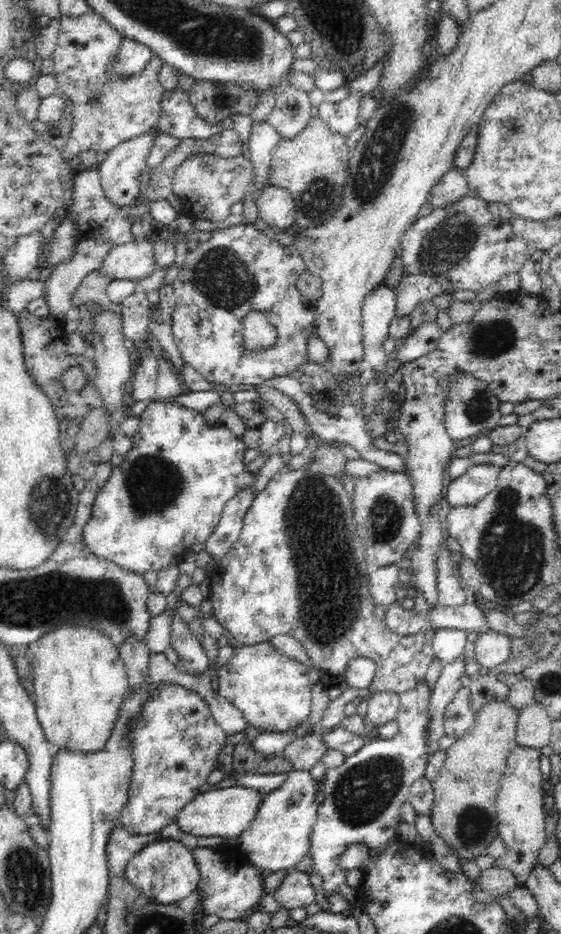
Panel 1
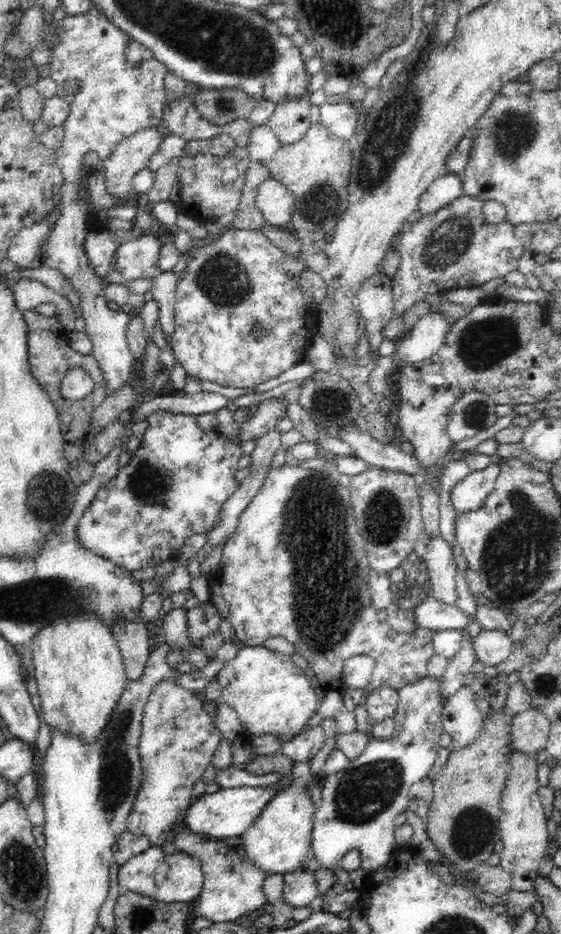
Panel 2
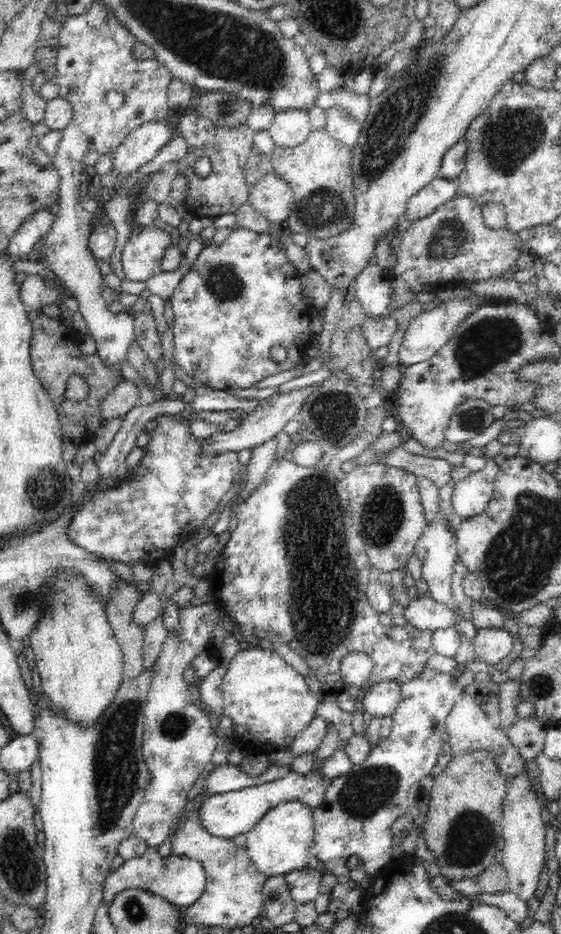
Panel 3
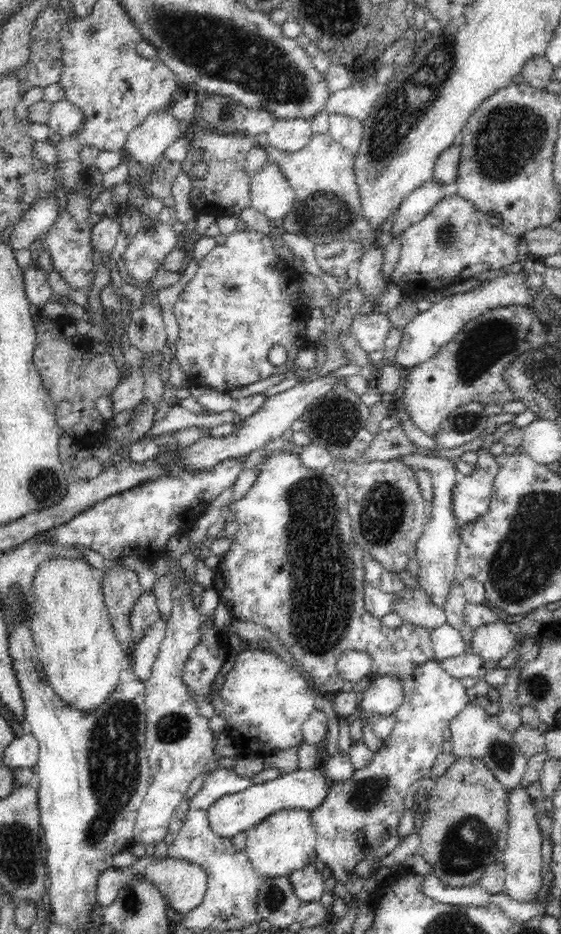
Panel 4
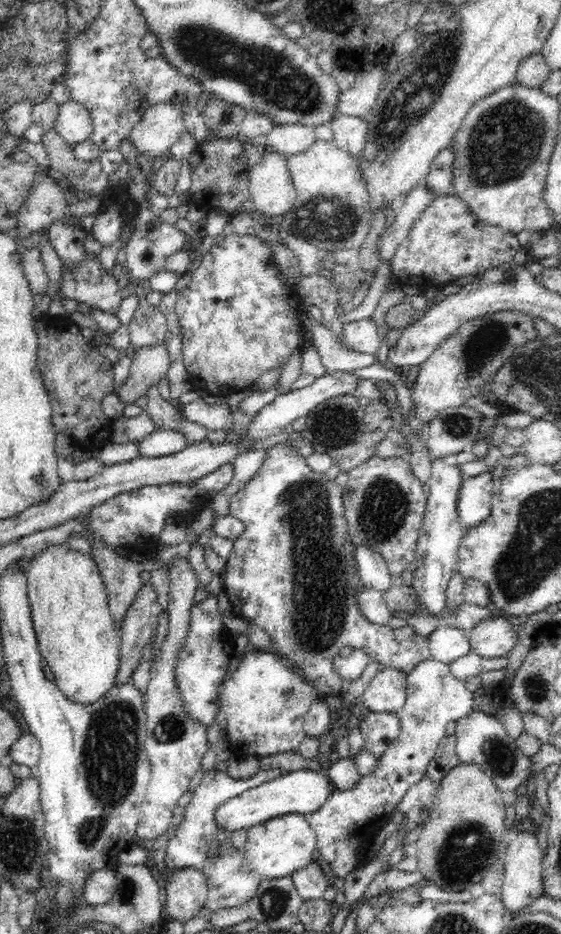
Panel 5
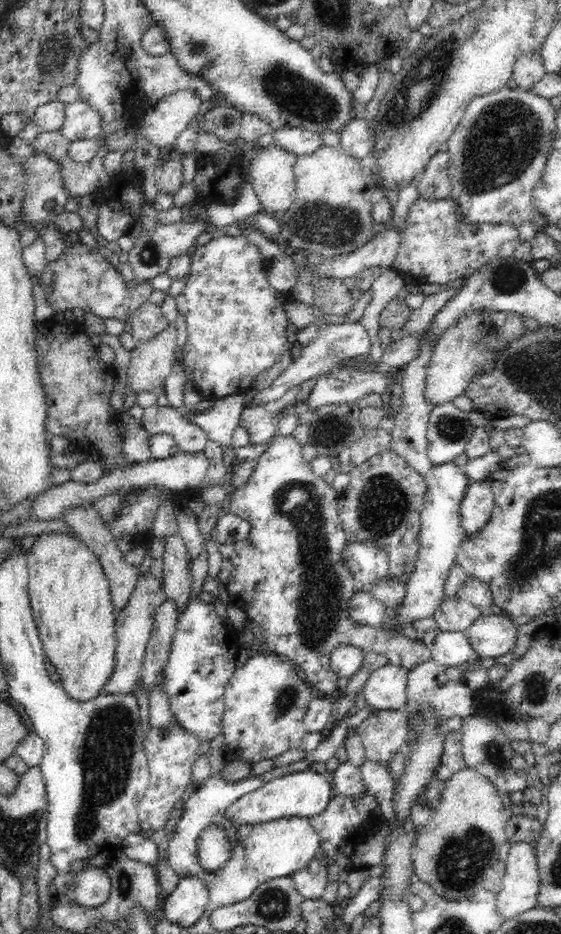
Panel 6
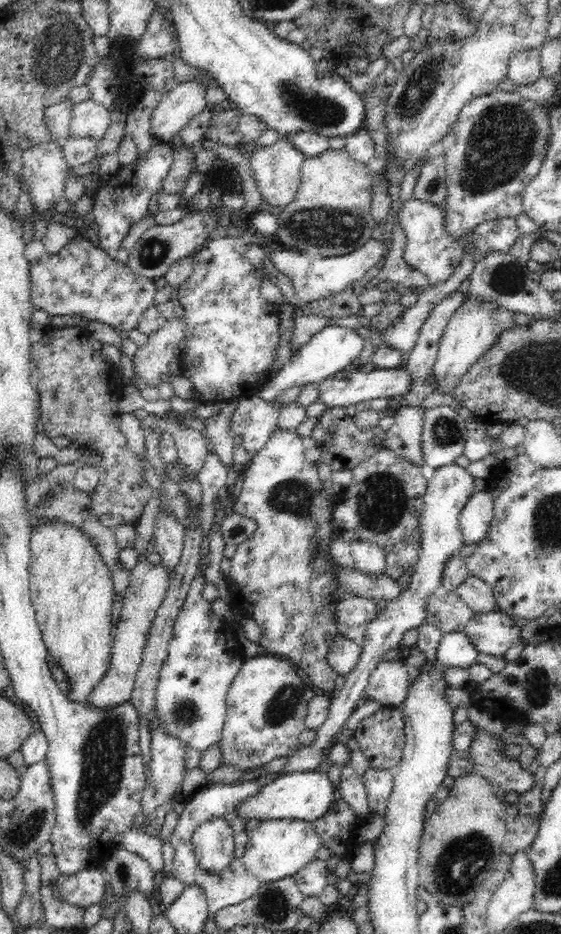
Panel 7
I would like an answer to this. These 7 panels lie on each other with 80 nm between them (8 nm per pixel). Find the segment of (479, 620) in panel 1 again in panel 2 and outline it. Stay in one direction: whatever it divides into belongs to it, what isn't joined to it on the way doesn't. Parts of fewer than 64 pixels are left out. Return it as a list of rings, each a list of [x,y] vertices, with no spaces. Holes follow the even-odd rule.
[[[433,596],[424,599],[412,609],[416,623],[422,628],[432,630],[467,628],[472,618],[456,605],[444,604]]]

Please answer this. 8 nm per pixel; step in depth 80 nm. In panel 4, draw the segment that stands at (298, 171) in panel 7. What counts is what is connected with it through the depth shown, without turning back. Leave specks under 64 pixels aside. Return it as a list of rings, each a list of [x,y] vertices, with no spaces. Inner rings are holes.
[[[269,160],[250,184],[250,206],[261,212],[278,226],[288,212],[295,209],[295,191],[290,187],[288,179],[280,171],[280,167]]]

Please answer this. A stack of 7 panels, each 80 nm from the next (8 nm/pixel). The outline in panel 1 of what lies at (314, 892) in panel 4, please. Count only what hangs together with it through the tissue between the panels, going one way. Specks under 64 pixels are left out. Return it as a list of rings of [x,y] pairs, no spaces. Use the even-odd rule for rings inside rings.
[[[290,870],[279,882],[278,888],[273,896],[282,908],[292,910],[293,908],[305,908],[314,902],[314,888],[310,884],[310,873]]]

